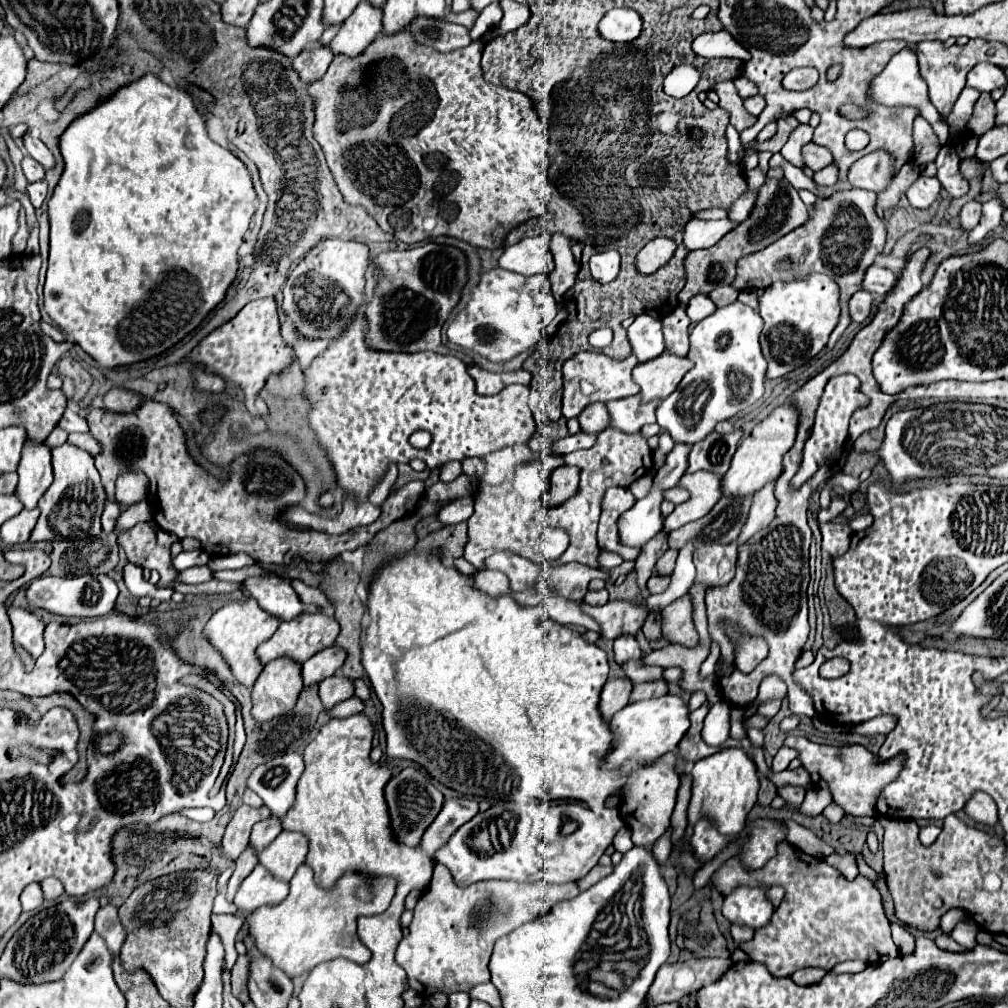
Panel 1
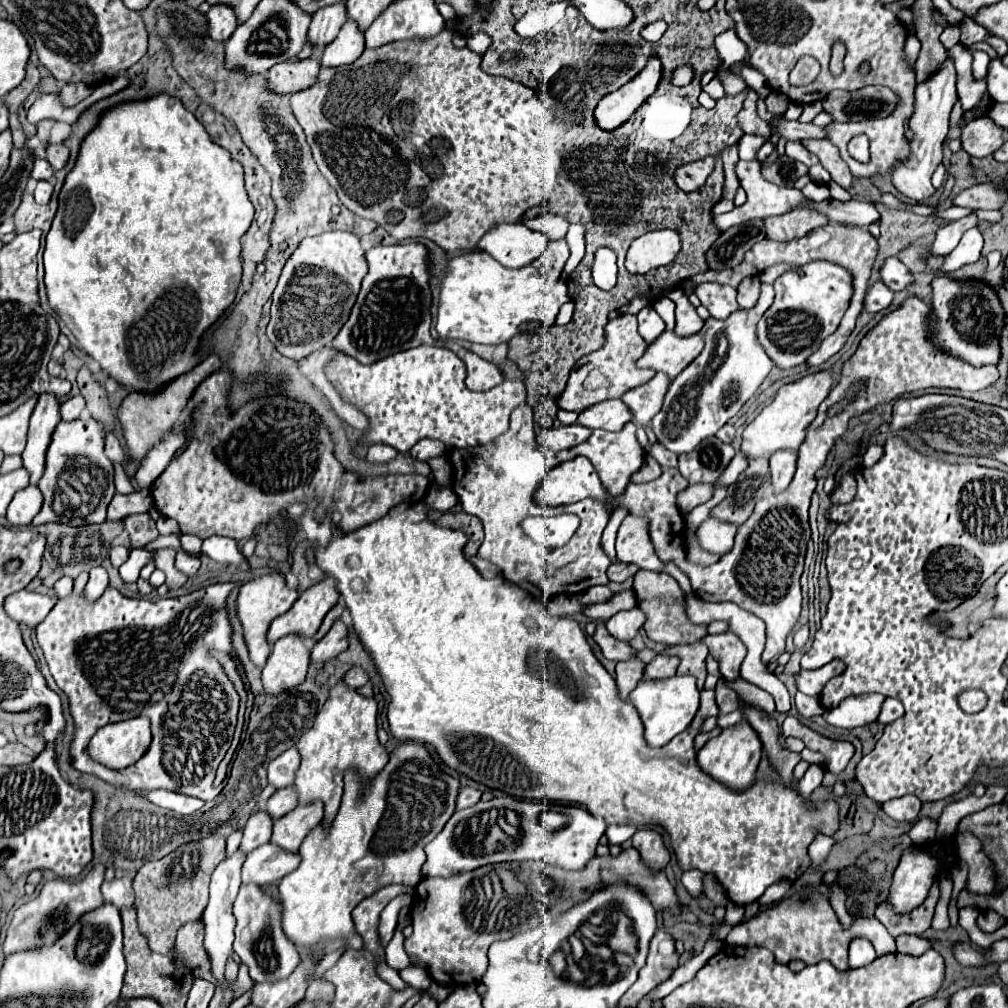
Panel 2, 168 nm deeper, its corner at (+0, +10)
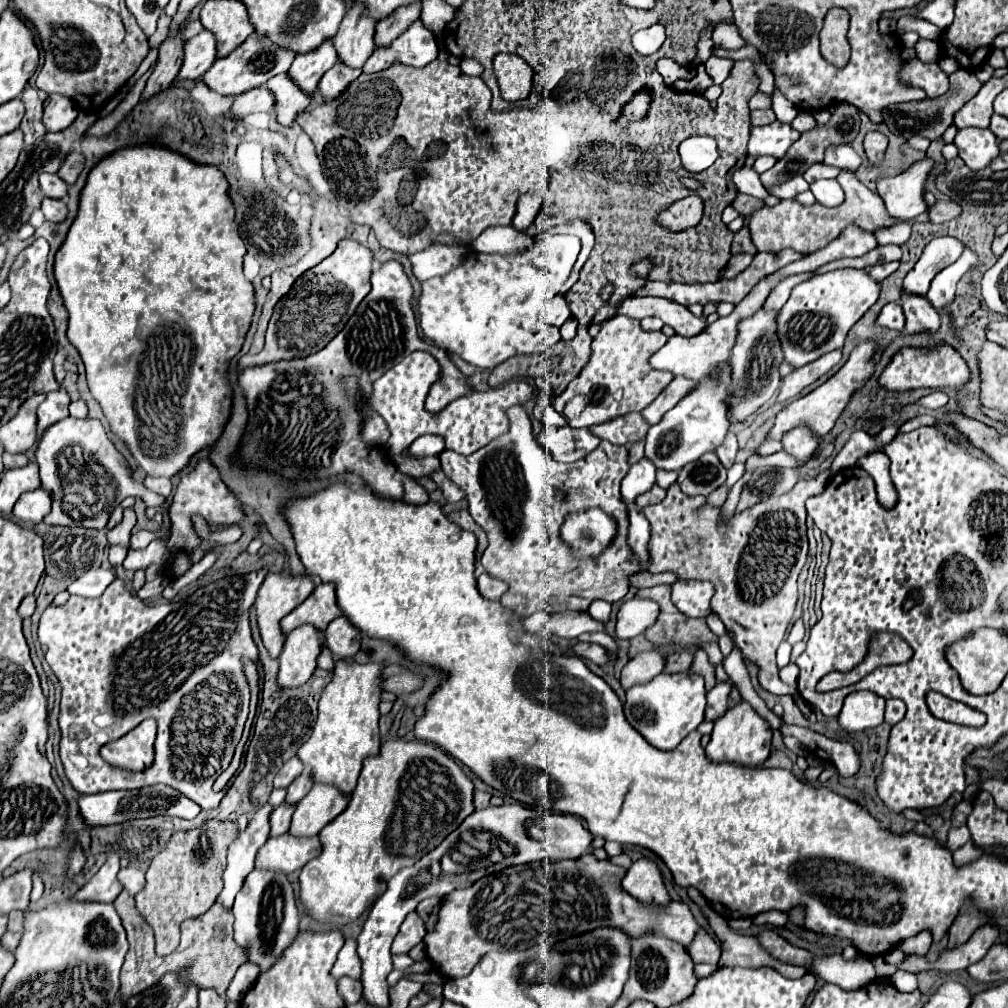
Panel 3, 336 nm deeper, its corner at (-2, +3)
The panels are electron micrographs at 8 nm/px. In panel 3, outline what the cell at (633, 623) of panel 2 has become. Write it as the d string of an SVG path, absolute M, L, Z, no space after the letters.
M642 598L626 600L618 612L616 638L630 640L644 634L656 622L658 612L660 612L658 604L652 600L642 600Z

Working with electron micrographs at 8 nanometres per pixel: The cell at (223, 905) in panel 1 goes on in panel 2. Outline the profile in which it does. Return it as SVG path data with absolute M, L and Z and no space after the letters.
M250 883L240 887L238 897L234 901L234 917L236 917L234 953L248 967L250 977L256 983L286 979L300 963L298 949L294 947L294 943L290 943L290 939L286 939L282 931L280 915L282 915L282 905L262 887L254 887Z

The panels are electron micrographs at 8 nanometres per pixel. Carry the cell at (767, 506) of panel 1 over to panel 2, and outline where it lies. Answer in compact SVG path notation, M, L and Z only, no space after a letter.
M776 451L770 457L774 493L780 493L790 485L794 471L796 471L796 459L798 459L798 451Z

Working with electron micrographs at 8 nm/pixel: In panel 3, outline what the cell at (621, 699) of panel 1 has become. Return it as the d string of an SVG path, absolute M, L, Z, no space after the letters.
M658 650L642 652L634 656L622 670L620 684L624 690L636 686L636 684L646 684L648 680L656 678L664 670L664 656Z

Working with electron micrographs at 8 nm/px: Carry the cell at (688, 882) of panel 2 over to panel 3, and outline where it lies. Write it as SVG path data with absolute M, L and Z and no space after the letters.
M700 928L694 936L692 944L688 946L688 952L694 962L706 962L712 966L718 966L720 960L720 944L706 932L706 928Z

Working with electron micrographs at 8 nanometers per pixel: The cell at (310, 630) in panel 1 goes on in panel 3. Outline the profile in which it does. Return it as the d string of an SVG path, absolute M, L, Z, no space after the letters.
M320 584L296 610L282 618L280 626L284 634L290 634L302 624L312 624L316 630L324 632L338 616L342 616L342 610L336 606L336 588L332 584Z

